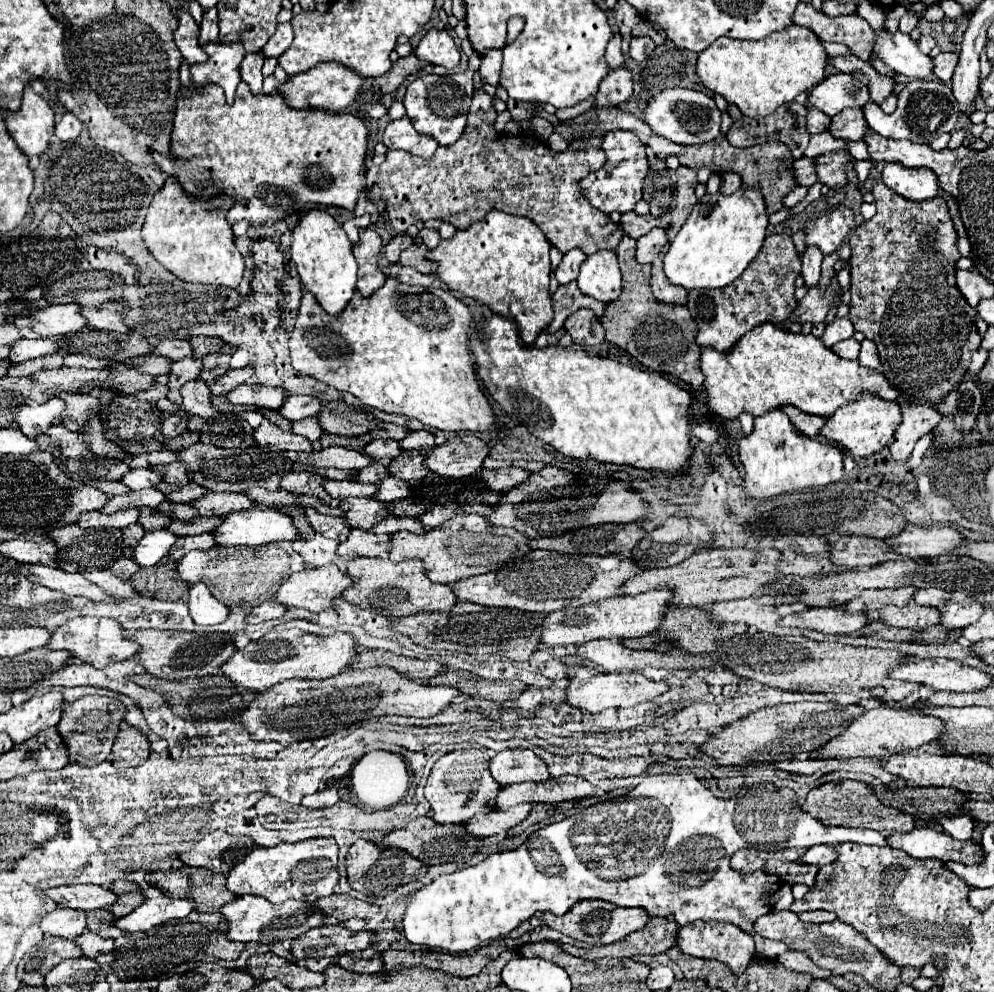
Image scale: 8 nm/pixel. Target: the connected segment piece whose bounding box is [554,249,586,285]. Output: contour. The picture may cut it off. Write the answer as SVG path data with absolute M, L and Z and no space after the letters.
M574 249L574 251L570 251L570 253L566 253L564 255L564 259L562 259L562 263L556 267L556 279L558 279L558 283L560 285L566 285L566 283L570 283L570 281L574 281L576 277L578 277L578 267L580 267L580 263L586 259L586 255L580 251L580 249Z

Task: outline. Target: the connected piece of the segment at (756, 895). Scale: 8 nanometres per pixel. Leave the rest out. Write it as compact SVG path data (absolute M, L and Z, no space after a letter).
M646 773L644 781L628 793L630 797L650 797L650 801L654 801L654 805L666 813L666 821L670 821L670 833L666 833L666 845L662 845L662 853L658 853L658 857L654 857L654 861L650 861L650 865L646 865L638 877L626 877L626 881L602 881L602 877L594 877L594 873L582 865L580 857L580 813L578 825L574 825L574 815L570 815L558 823L550 823L544 829L534 831L526 843L514 851L494 853L476 867L466 867L462 871L442 875L416 891L402 921L406 939L416 945L428 945L450 951L452 955L462 955L464 951L480 947L478 943L482 941L492 941L510 933L518 923L530 919L536 911L564 915L576 901L602 899L618 907L644 907L650 917L672 915L678 925L690 925L694 921L732 923L754 937L760 955L774 951L774 943L754 931L754 921L770 911L770 895L780 888L780 879L765 871L740 873L730 867L732 853L728 851L738 851L738 829L742 829L742 801L738 801L738 795L730 799L718 799L710 793L708 787L702 785L700 779L696 779L694 773Z

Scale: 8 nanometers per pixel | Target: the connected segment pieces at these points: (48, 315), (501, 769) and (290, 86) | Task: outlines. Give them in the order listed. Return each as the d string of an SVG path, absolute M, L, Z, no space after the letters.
M78 303L48 305L32 315L32 329L42 337L62 337L84 327L88 327L88 321Z
M522 747L498 751L490 761L490 773L500 785L546 781L550 777L546 763L532 749Z
M322 63L322 65L308 69L306 73L298 73L294 77L290 77L284 85L280 85L280 93L288 105L298 107L298 109L318 107L318 109L326 109L332 113L342 113L346 107L350 107L360 97L364 81L366 79L358 77L358 73L344 69L344 65Z

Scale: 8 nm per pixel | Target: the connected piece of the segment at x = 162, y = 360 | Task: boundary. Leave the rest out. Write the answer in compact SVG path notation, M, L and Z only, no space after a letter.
M142 355L142 357L136 357L130 361L138 371L142 373L148 373L148 375L166 375L170 371L170 365L172 361L166 361L166 357L152 357L152 355Z

